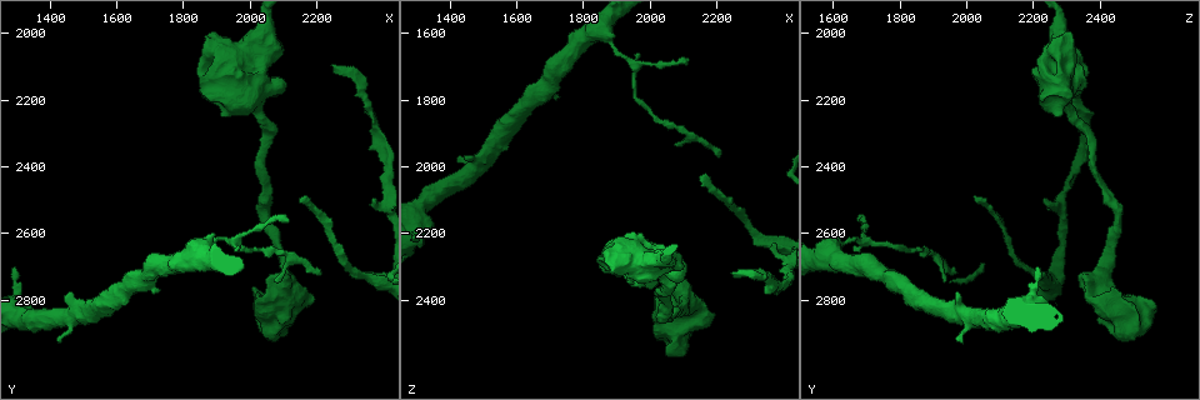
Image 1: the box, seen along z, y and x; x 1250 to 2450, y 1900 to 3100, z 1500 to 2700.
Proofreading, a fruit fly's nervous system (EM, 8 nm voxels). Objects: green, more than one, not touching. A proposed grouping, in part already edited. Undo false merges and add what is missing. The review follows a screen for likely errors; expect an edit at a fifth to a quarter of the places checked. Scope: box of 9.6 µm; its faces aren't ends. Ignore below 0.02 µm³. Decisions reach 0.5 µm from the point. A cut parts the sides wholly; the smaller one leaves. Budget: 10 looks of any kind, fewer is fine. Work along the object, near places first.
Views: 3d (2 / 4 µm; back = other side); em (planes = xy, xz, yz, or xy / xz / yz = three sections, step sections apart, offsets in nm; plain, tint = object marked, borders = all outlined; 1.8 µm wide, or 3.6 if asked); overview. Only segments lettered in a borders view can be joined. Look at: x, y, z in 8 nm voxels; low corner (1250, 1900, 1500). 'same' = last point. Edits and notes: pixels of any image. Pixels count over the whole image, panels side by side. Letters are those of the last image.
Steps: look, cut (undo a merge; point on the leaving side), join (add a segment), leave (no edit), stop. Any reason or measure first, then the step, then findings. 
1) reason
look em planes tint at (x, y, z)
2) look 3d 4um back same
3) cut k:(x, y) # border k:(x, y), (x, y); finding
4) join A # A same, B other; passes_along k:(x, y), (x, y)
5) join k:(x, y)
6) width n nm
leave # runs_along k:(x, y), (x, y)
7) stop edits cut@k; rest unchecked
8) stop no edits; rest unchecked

thick end
look em 3.6um xy step 8 borders at (1910, 2090, 2220)

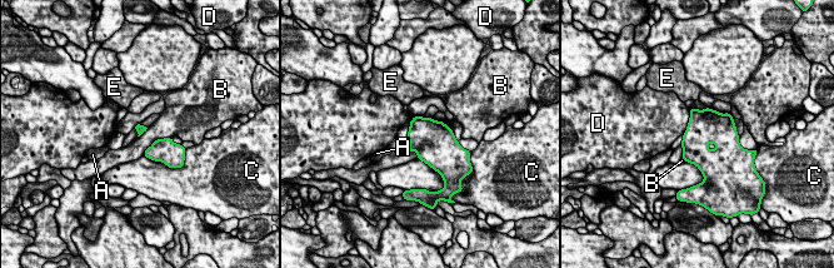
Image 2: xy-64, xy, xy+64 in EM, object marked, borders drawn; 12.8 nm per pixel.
longest_contact B 440 nm
leave # A other, B other, C other, D other, E other; border 2:(170, 137), (156, 139), (143, 154); none of them fits

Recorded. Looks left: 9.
end of a long branch
look em xy step 4 tint at (2250, 2090, 2320)

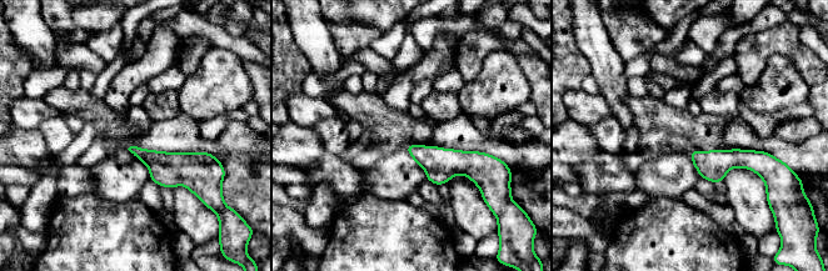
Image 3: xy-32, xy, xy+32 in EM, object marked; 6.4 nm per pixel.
look em planes tint same

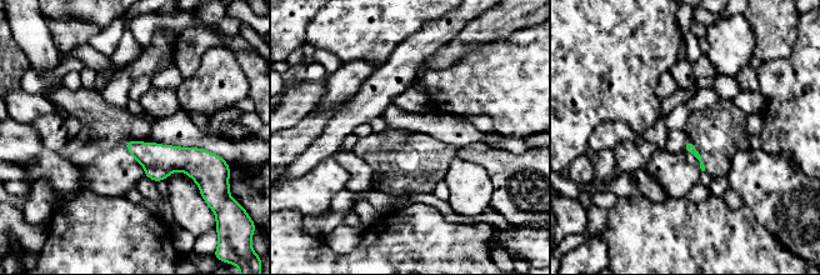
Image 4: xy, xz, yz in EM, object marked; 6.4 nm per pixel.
look em planes borders same

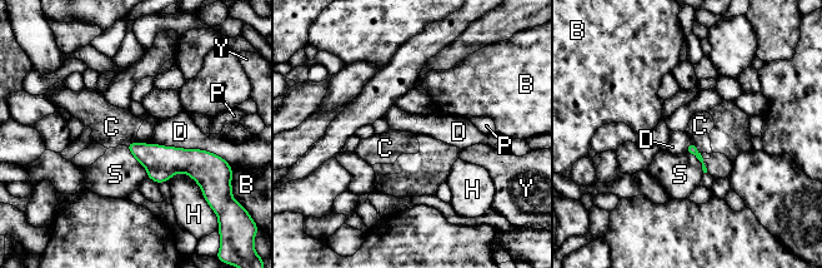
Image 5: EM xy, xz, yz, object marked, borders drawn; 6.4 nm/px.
join C # B other, C same, D other, H other, P other, S other, Y other; passes_along 5:(691, 148), (696, 147), (700, 125); it goes on there

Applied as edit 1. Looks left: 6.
look 3d 2um at (2170, 2480, 2020)

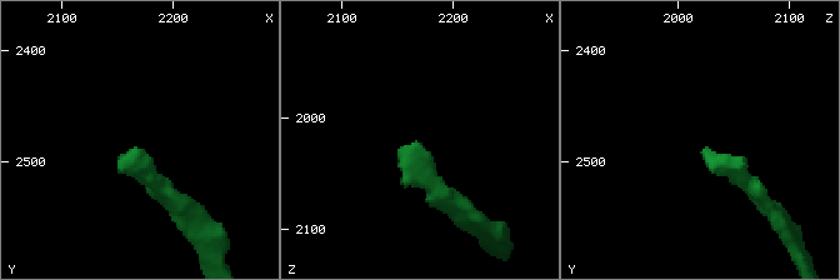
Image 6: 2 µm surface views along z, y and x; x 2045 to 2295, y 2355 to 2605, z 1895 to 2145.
look em yz step 16 borders at (2164, 2486, 2026)

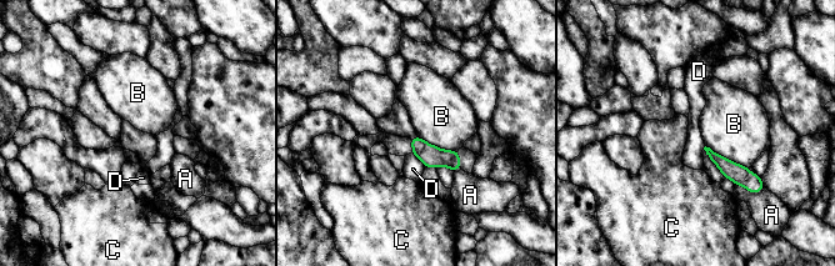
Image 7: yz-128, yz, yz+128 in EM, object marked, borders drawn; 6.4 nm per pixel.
another direction
look em planes borders same

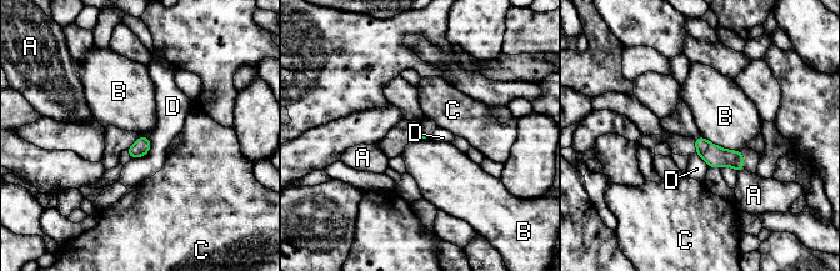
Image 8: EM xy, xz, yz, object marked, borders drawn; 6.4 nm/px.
leave # A other, B other, C other, D other; border 8:(700, 134), (725, 149), (741, 150); no lettered segment goes on from it

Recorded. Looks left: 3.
sharp bend
look 3d 4um at (2340, 2730, 2220)

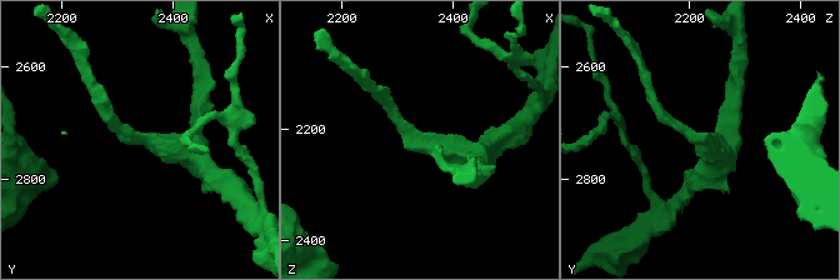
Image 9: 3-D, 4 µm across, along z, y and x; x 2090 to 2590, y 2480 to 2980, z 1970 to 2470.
look em planes tint at (2330, 2720, 2220)

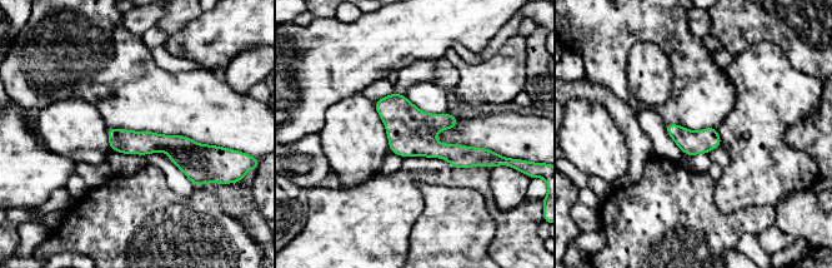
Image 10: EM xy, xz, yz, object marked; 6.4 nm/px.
see the neighbours
look em planes borders same

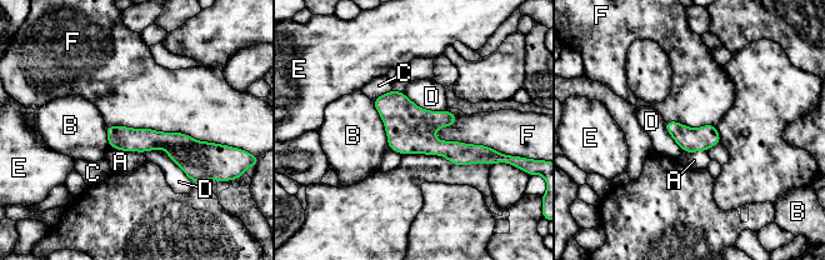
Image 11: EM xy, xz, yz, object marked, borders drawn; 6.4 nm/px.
leave # A other, B other, C other, D other, E other, F other; border 11:(106, 125), (184, 133), (219, 145); continuous, no second neuron

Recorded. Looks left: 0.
stop edits join@5; rest unchecked

